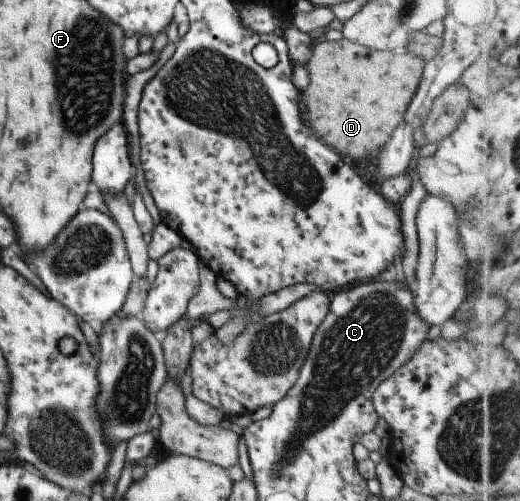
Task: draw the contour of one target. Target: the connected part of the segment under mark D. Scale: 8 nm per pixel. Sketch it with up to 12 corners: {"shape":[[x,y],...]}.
{"shape":[[316,41],[309,131],[374,157],[424,63],[404,49]]}

